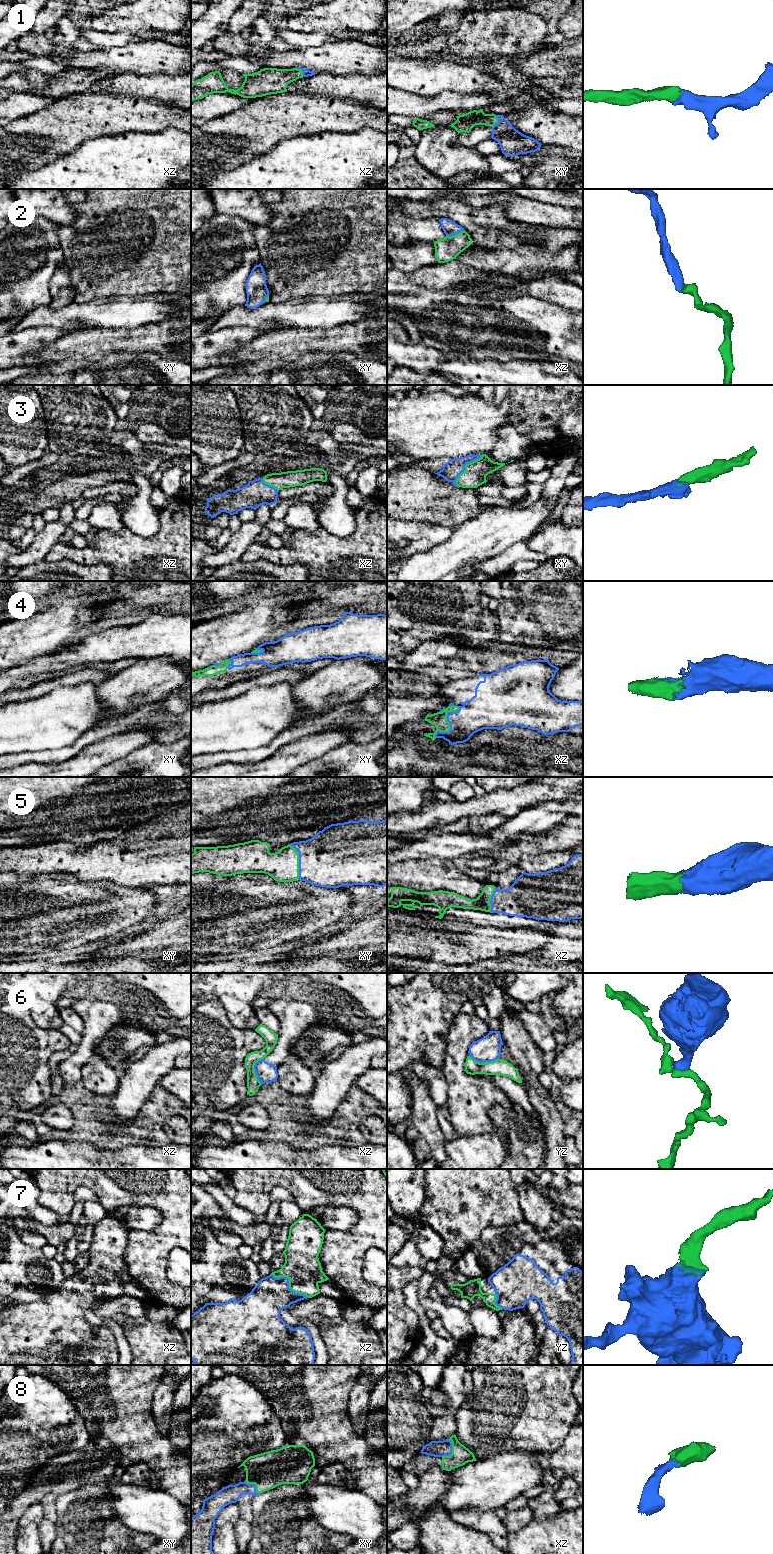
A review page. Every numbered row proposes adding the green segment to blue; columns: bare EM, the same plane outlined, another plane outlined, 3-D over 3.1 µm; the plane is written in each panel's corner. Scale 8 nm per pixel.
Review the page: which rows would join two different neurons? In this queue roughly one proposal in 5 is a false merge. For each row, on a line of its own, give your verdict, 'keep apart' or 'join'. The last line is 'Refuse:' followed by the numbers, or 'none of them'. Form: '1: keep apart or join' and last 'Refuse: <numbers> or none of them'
1: join
2: join
3: join
4: join
5: join
6: keep apart
7: join
8: join
Refuse: 6

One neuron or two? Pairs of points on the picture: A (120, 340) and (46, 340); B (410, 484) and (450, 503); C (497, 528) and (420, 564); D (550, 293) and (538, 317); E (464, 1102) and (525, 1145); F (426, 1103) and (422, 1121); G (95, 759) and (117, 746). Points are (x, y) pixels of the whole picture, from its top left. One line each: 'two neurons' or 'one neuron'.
A: two neurons
B: one neuron
C: one neuron
D: two neurons
E: two neurons
F: one neuron
G: one neuron

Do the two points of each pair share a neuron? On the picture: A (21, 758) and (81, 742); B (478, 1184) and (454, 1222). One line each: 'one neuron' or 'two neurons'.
A: one neuron
B: one neuron

